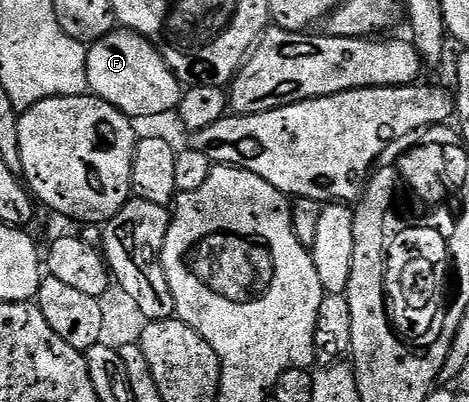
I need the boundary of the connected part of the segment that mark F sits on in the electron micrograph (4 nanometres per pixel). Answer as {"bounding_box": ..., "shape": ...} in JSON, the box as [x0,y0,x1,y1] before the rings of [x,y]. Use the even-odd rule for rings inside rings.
{"bounding_box":[87,27,182,119],"shape":[[[117,27],[110,35],[98,39],[94,44],[87,46],[88,62],[88,88],[95,96],[100,97],[106,103],[110,103],[120,113],[125,113],[129,119],[136,117],[160,117],[177,108],[182,92],[181,81],[172,74],[172,69],[162,59],[156,46],[148,38],[140,33],[134,33],[130,29]]]}

